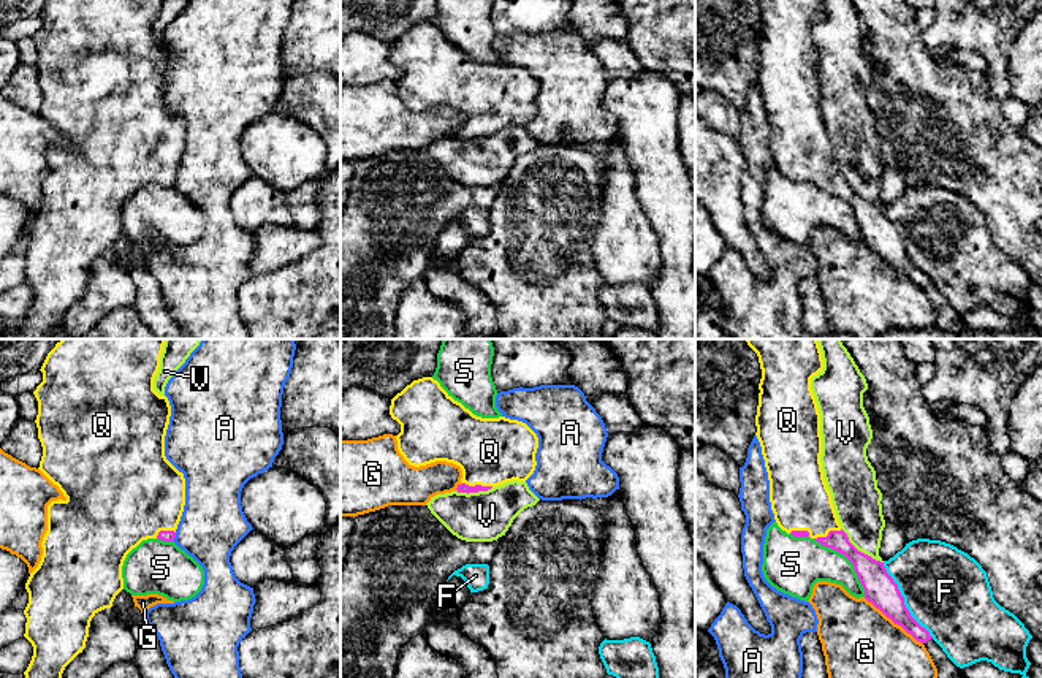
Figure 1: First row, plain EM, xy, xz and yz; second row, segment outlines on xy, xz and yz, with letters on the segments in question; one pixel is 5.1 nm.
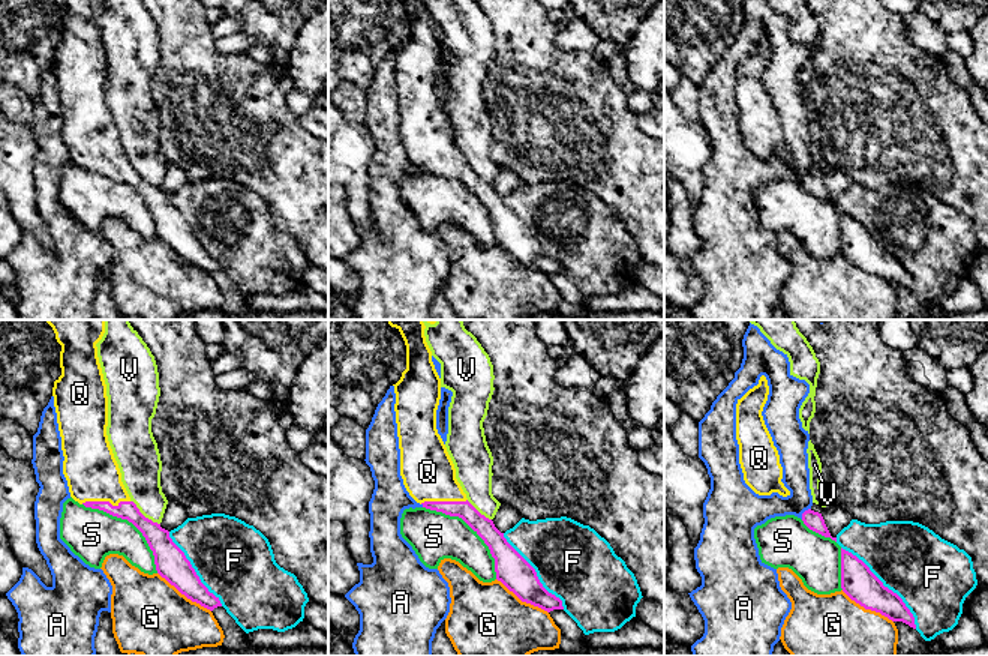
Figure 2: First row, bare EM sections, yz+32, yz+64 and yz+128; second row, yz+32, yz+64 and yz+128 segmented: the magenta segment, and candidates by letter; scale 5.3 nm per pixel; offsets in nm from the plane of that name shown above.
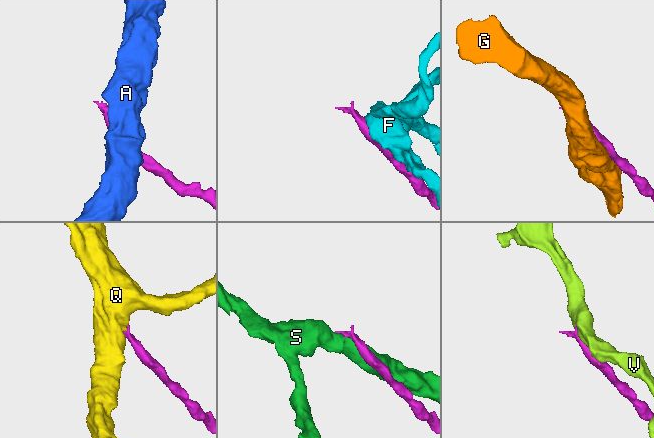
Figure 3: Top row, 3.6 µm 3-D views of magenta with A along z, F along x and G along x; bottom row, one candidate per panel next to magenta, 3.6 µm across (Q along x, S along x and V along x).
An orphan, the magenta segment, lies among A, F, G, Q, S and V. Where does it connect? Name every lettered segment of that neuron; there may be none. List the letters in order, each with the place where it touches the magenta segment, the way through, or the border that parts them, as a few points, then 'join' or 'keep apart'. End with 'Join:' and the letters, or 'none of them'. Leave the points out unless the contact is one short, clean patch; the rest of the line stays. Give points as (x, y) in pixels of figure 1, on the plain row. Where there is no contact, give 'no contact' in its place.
A: contact xy (174, 181); border xy (176, 178), (171, 186); keep apart
F: contact yz (903, 246); keep apart
G: contact yz (893, 266); keep apart
Q: contact xz (477, 130); join
S: contact yz (849, 205); keep apart
V: contact yz (860, 197); keep apart
Join: Q

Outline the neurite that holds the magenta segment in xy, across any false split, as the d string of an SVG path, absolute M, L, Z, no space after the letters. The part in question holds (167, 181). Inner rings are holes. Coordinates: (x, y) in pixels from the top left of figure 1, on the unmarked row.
M48 0L43 27L33 36L38 46L36 73L43 92L40 116L67 143L48 150L43 201L25 234L29 249L24 282L33 291L25 323L10 339L59 339L65 312L86 293L92 263L111 253L124 234L122 211L143 185L173 187L185 150L185 124L165 101L171 51L154 35L162 0Z

